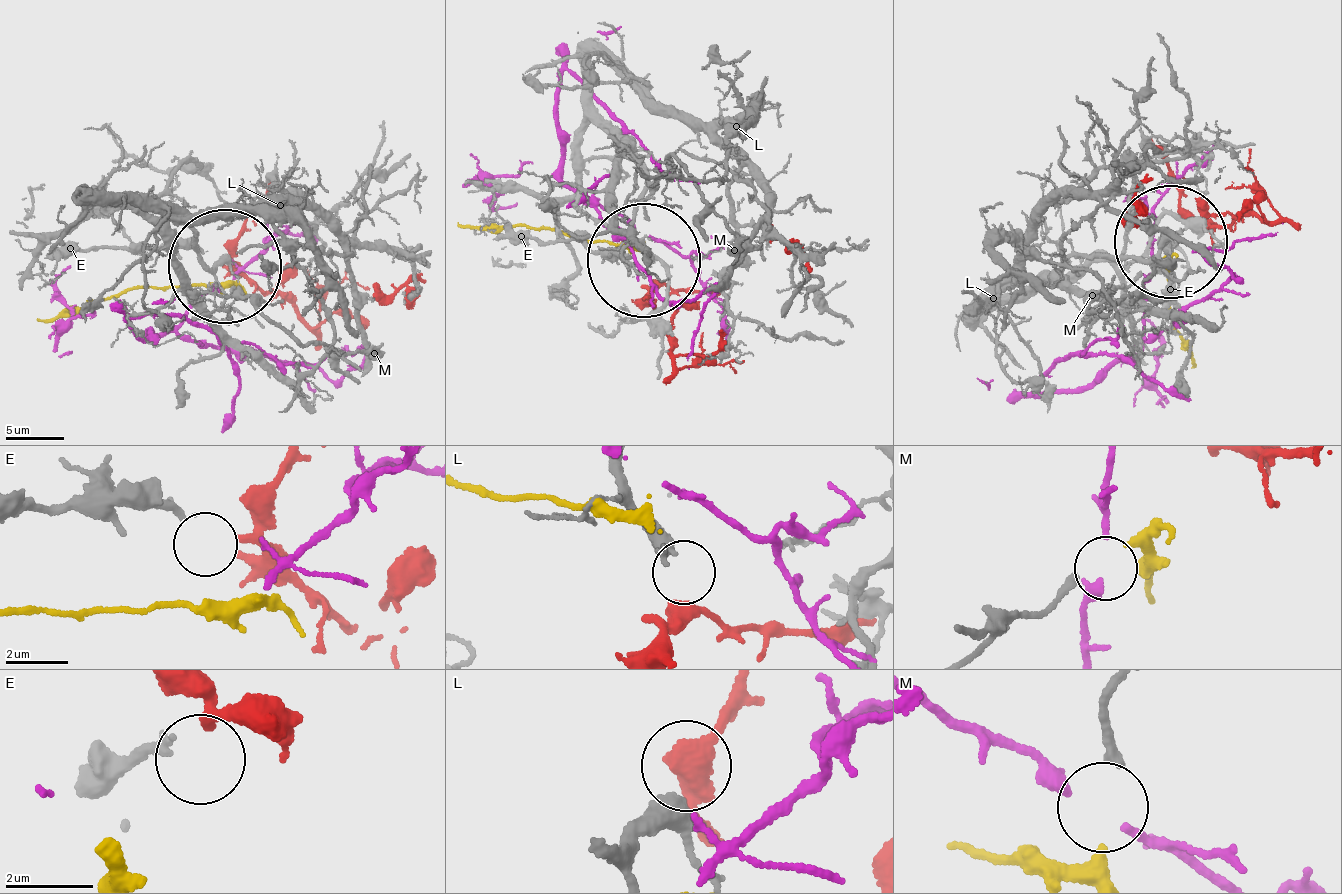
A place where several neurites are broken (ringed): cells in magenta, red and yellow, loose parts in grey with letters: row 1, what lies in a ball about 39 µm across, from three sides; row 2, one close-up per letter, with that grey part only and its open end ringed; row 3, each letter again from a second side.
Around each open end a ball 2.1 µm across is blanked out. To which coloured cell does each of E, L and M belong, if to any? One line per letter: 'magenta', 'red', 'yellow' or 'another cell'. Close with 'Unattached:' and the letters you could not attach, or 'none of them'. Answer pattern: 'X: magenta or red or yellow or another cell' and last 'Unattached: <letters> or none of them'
E: red
L: another cell
M: yellow
Unattached: L

